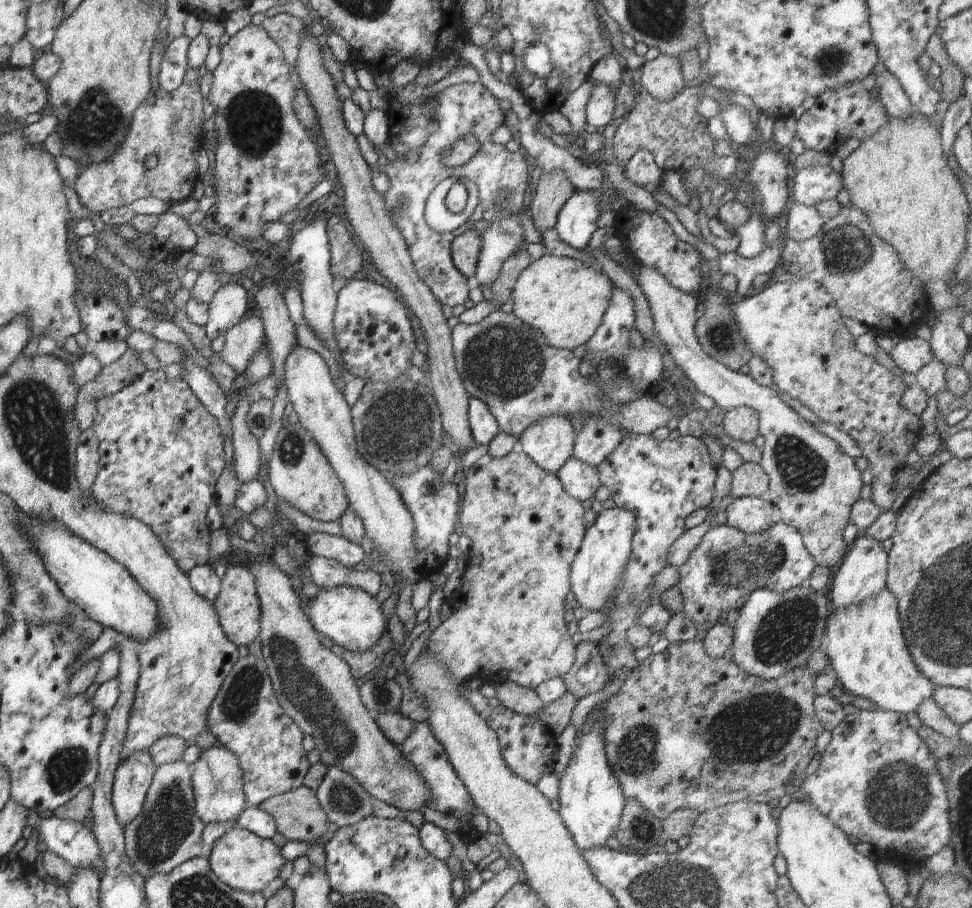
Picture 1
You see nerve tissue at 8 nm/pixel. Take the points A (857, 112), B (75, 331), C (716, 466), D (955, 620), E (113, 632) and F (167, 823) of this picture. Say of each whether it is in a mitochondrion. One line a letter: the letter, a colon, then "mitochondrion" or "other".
A: other
B: other
C: other
D: mitochondrion
E: other
F: mitochondrion

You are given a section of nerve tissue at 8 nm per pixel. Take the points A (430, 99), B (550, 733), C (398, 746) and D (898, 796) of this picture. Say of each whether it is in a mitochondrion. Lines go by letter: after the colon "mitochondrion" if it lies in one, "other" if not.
A: other
B: other
C: other
D: mitochondrion

